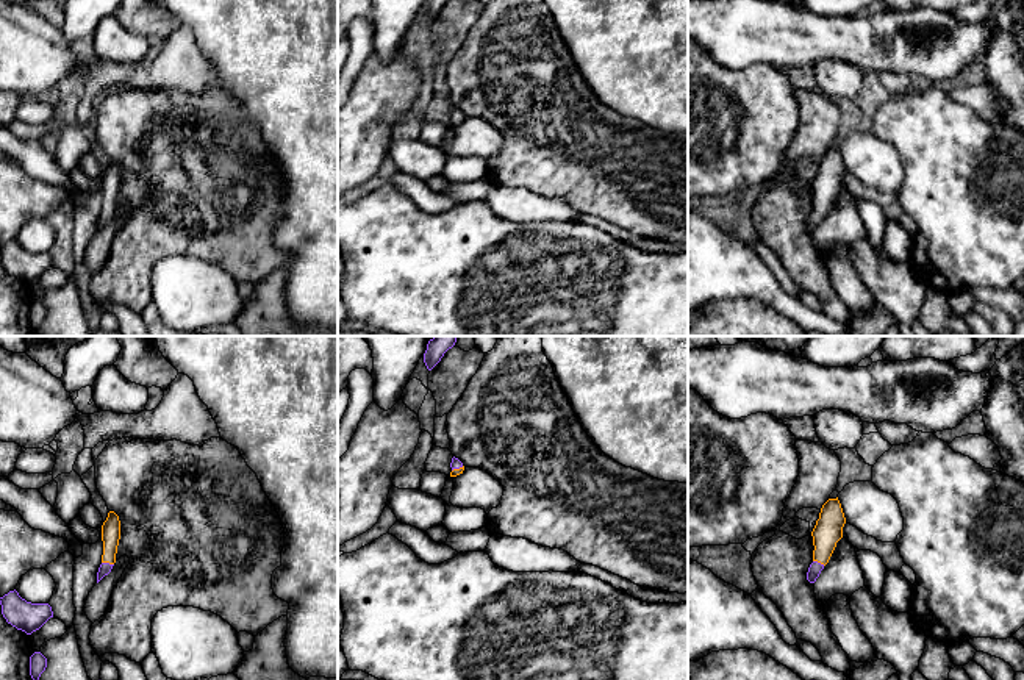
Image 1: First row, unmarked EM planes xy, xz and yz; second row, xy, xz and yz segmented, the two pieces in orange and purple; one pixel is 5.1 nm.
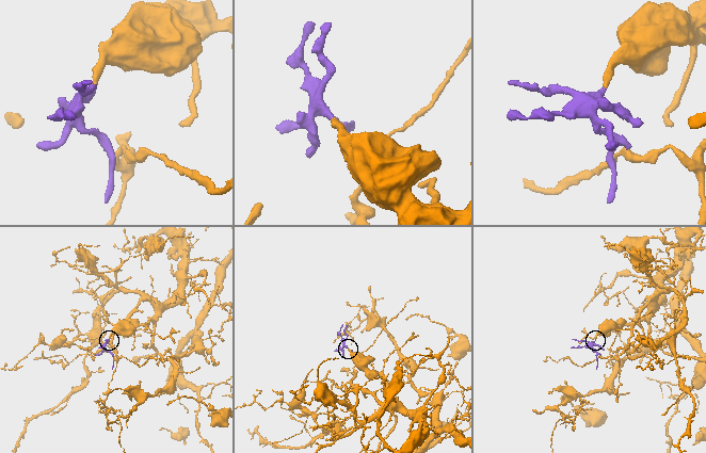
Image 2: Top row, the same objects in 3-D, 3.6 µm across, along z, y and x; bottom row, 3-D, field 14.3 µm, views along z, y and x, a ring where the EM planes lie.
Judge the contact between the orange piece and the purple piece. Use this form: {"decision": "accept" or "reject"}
{"decision": "accept"}

